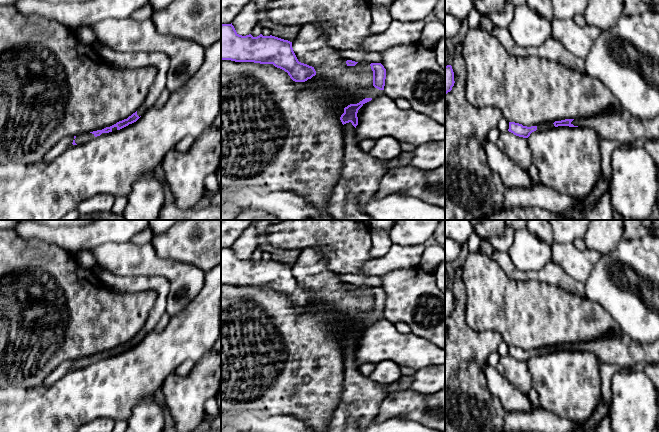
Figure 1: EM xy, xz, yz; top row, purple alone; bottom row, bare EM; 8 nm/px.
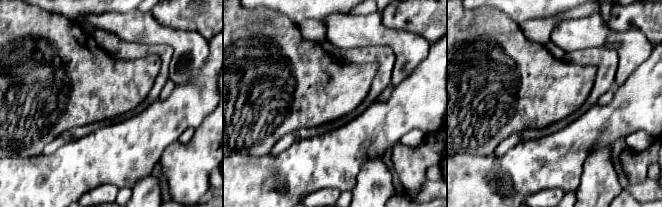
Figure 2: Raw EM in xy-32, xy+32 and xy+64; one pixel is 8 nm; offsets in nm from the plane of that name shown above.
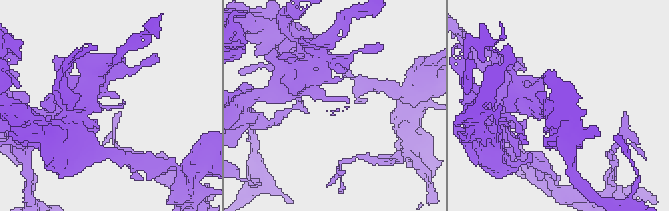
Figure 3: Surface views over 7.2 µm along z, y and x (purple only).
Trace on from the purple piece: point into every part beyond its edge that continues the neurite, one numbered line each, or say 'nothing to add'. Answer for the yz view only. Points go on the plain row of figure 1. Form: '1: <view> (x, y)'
1: yz (617, 348)

